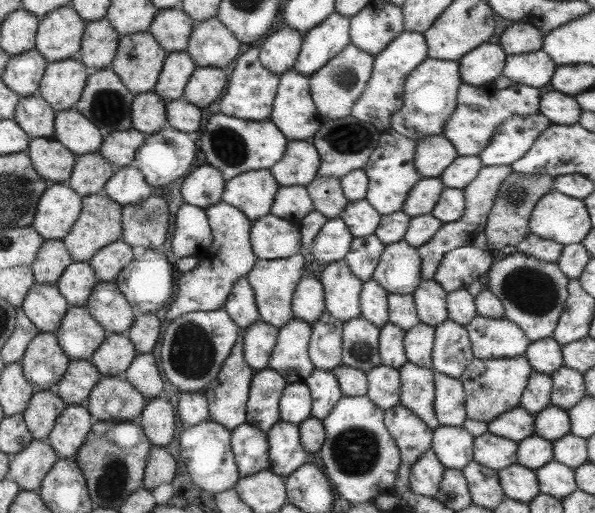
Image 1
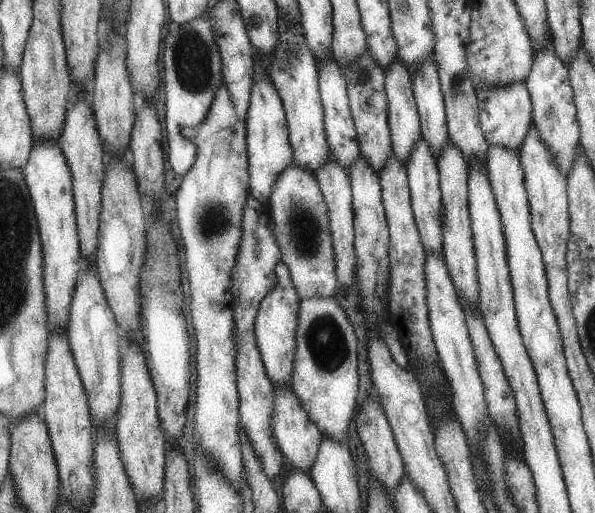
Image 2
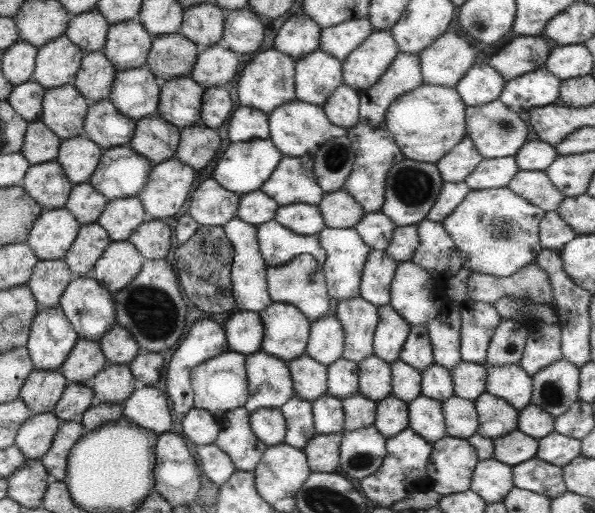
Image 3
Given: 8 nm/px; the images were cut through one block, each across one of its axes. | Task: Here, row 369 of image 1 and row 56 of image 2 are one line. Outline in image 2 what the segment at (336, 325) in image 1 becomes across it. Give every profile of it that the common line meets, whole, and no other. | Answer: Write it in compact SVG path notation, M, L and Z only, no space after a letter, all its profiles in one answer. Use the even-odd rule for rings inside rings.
M321 56L321 60L316 60L316 72L328 151L331 152L333 160L347 172L349 166L353 164L353 160L357 160L360 153L358 152L357 136L348 105L346 82L341 70L339 70L339 64L333 60L332 56Z

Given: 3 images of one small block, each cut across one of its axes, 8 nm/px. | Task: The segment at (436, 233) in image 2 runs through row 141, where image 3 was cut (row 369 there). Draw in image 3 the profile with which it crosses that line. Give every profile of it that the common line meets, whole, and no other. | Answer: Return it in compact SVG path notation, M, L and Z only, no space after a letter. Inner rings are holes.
M410 326L407 339L399 351L399 359L422 373L432 363L432 348L426 326Z

